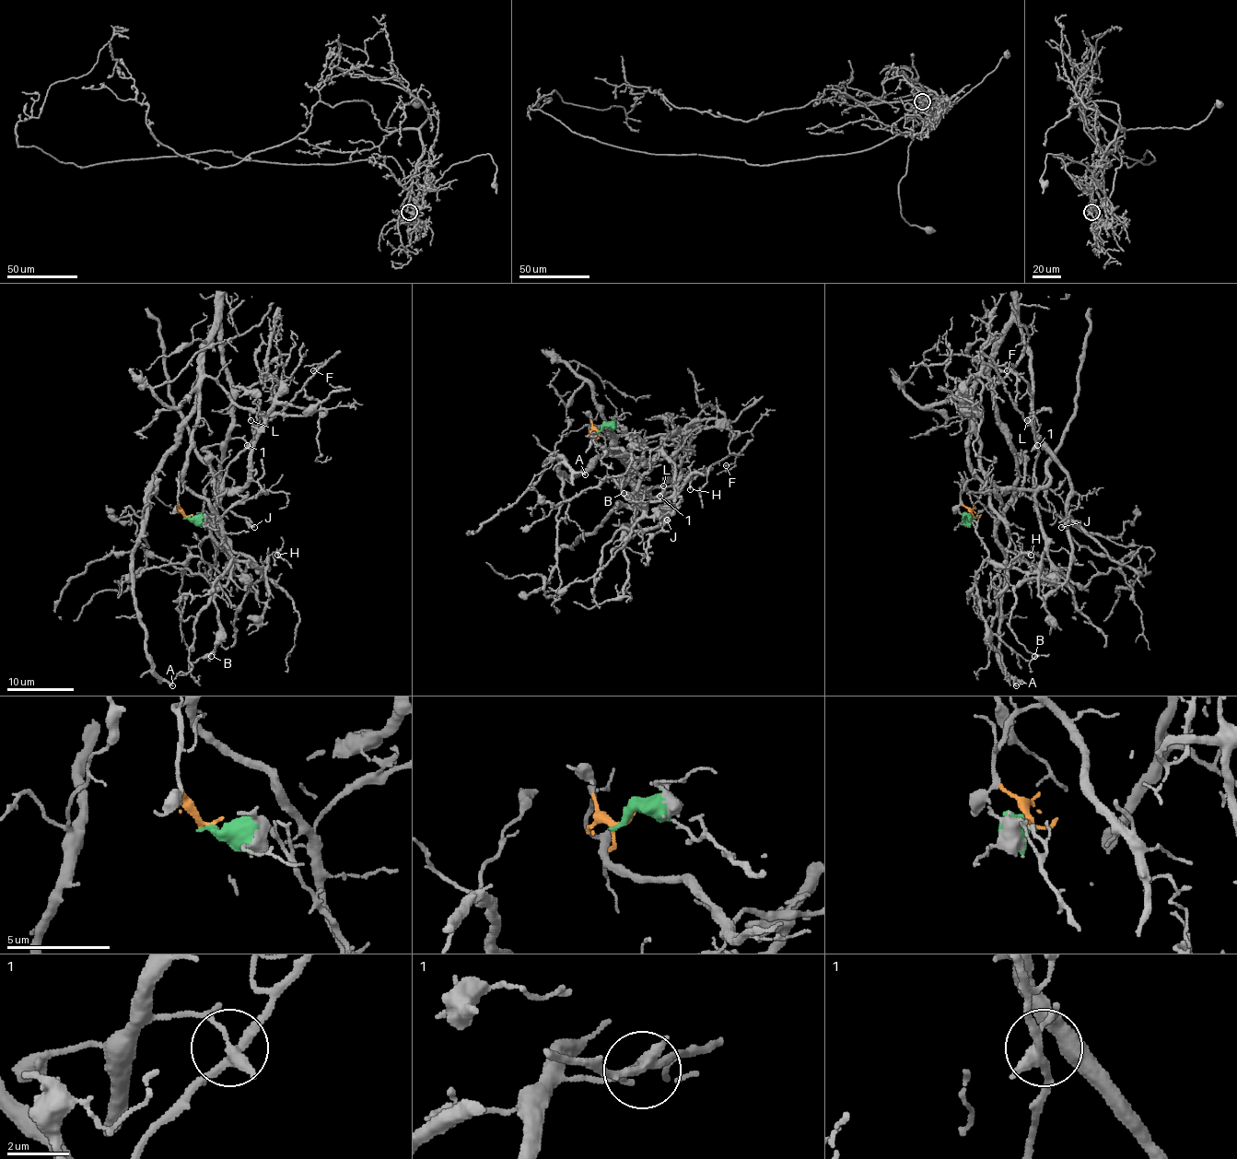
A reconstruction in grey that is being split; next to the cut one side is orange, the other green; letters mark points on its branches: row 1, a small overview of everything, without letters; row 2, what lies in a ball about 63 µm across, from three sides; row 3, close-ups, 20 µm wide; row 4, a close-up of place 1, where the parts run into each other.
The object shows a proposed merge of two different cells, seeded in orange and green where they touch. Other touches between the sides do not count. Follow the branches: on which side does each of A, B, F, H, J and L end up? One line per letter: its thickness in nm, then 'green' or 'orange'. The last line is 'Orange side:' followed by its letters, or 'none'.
A: 240 nm | orange
B: 90 nm | green
F: 120 nm | green
H: 140 nm | green
J: 240 nm | orange
L: 100 nm | green
Orange side: A, J

